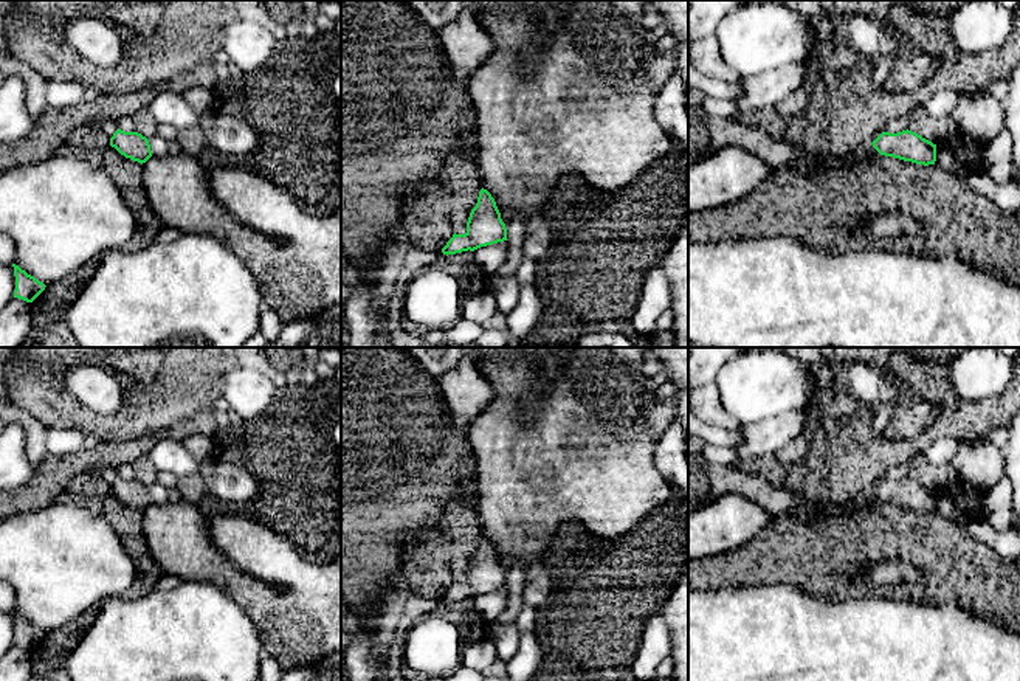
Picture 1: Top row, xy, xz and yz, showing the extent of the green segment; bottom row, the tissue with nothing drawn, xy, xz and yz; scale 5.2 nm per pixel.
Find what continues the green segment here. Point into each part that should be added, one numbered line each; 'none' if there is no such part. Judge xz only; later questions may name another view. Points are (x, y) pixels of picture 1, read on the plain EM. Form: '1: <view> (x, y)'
none

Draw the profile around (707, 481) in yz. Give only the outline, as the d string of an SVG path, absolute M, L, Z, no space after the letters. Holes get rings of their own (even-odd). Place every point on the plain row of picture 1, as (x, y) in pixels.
M688 433L688 512L716 501L725 493L743 495L758 503L772 518L791 515L801 521L817 515L839 515L854 501L812 503L800 500L783 486L775 487L743 465L727 467L708 462L702 455L704 442Z

